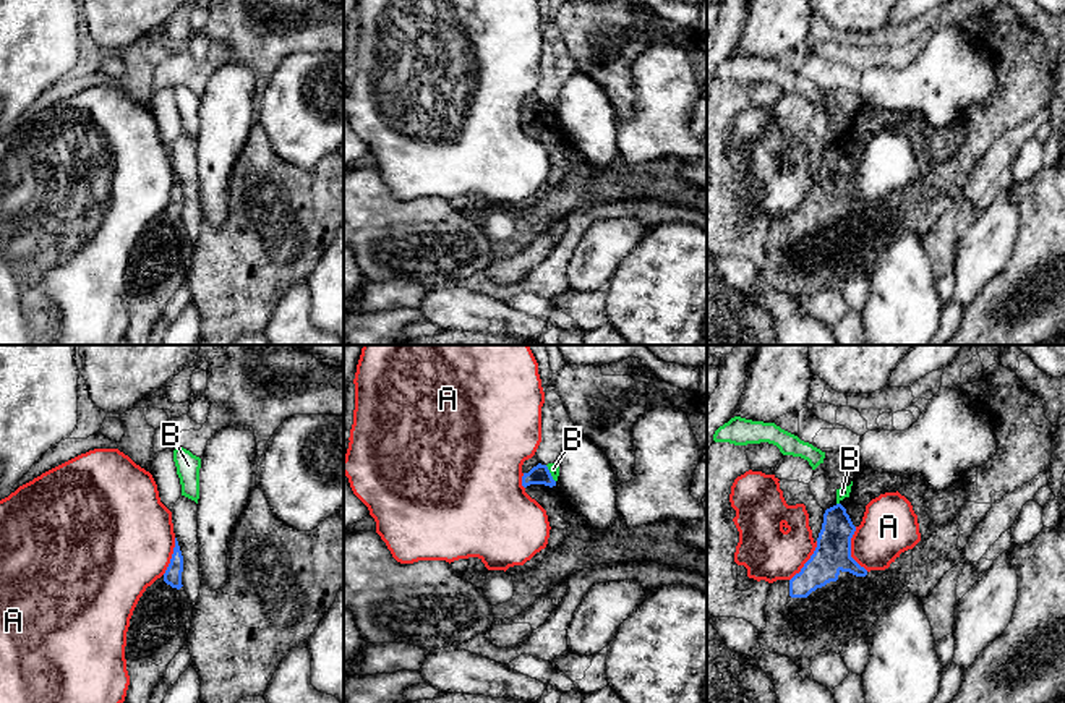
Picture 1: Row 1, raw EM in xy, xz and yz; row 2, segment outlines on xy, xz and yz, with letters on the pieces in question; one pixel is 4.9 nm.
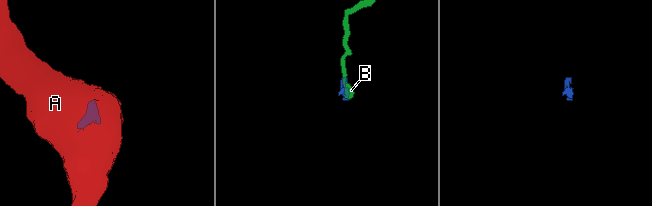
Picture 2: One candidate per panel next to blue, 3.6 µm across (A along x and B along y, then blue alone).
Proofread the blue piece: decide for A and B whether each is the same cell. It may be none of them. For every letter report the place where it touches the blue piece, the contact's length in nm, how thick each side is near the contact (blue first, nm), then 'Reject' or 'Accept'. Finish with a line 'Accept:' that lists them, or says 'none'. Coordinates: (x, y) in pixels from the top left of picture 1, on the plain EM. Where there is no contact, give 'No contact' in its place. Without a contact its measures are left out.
A: Touches blue at yz (850, 187). Shared border 240 nm. Thickness 180 nm (blue) against 280 nm. Reject
B: Touches blue at xz (550, 110). Shared border 100 nm. Thickness 100 nm (blue) against 50 nm. Reject
Accept: none

